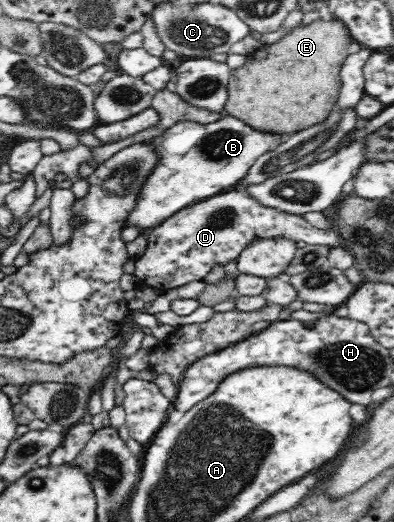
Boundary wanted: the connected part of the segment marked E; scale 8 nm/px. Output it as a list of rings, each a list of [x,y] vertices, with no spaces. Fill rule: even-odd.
[[[319,18],[307,26],[299,24],[278,42],[262,45],[257,52],[246,55],[245,64],[241,68],[232,69],[224,114],[242,120],[255,130],[273,134],[291,134],[309,128],[315,122],[317,124],[323,122],[335,108],[337,94],[341,88],[339,68],[349,55],[347,48],[353,41],[349,29],[339,19],[323,21]],[[273,78],[275,80],[307,78],[307,82],[283,84],[273,88],[271,84]]]

